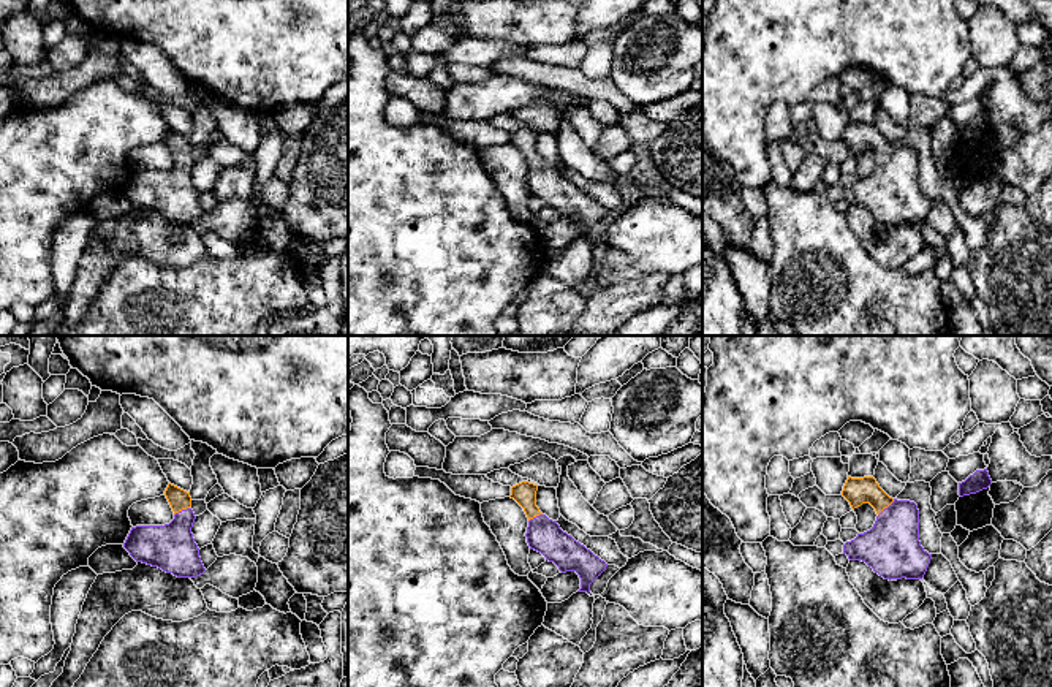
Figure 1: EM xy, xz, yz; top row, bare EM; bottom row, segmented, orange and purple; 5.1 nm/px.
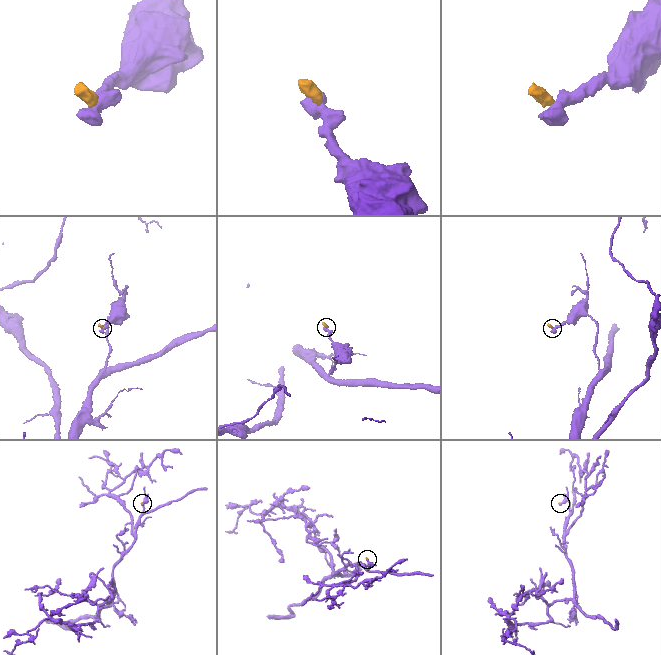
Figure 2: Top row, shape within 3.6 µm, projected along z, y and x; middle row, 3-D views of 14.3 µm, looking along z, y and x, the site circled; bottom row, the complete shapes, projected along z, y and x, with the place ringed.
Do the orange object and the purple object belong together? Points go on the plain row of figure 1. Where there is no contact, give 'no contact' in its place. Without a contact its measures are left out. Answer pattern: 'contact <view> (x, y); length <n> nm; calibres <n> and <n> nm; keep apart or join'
contact yz (886, 152); length 120 nm; calibres 140 and 280 nm; join

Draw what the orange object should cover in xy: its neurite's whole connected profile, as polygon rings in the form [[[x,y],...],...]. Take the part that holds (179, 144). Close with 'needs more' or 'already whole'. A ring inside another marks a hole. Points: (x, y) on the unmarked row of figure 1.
[[[168,130],[165,141],[174,165],[165,171],[131,173],[123,193],[136,207],[158,212],[177,223],[196,223],[206,217],[191,173],[196,165],[190,138]]] | needs more

